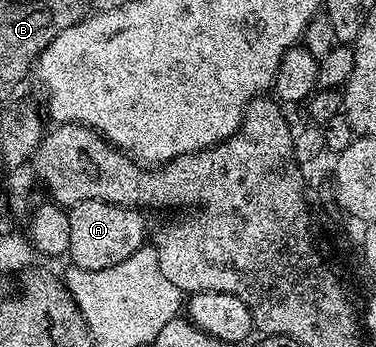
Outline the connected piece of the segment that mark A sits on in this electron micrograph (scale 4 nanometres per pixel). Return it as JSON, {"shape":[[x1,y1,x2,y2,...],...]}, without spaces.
{"shape":[[85,200,67,210,69,216,69,248,66,257,70,265,93,270,112,268,122,261,129,261,149,238,147,222,140,211,125,206,115,206,112,202]]}

